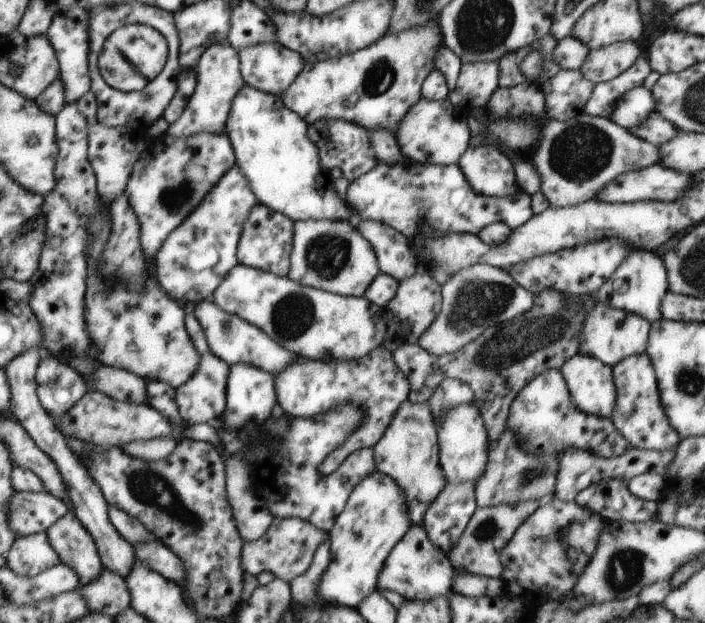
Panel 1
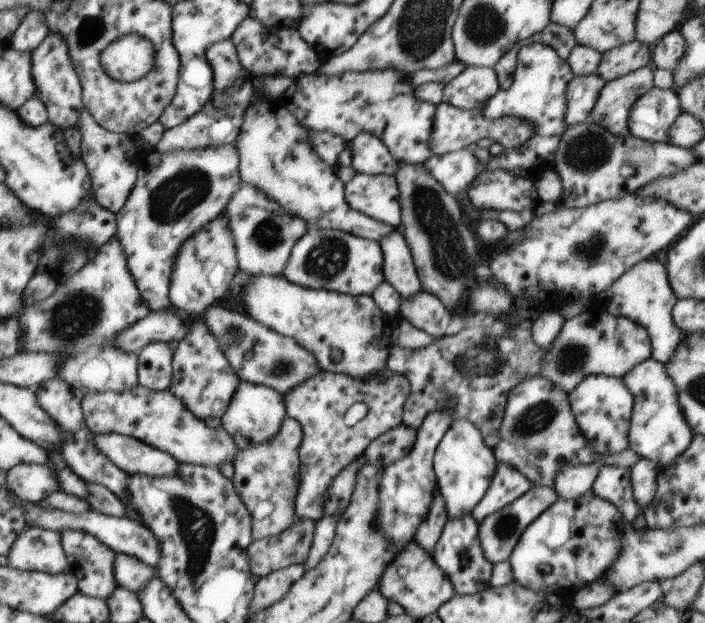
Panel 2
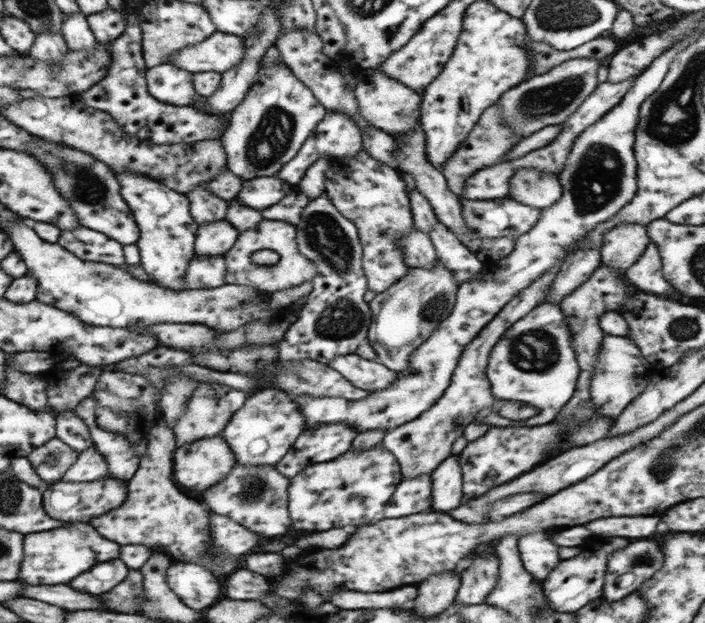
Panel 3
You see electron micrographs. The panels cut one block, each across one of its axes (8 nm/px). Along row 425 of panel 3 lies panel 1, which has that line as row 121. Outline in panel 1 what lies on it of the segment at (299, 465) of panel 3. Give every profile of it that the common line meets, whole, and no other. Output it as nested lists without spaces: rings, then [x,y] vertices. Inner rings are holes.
[[[340,119],[320,120],[320,124],[324,124],[324,128],[316,128],[316,130],[320,130],[318,132],[320,138],[316,142],[316,148],[318,148],[320,168],[322,170],[328,172],[332,168],[341,168],[344,178],[352,182],[378,164],[376,152],[374,152],[372,144],[370,144],[370,134],[365,128],[354,124],[354,122]]]

